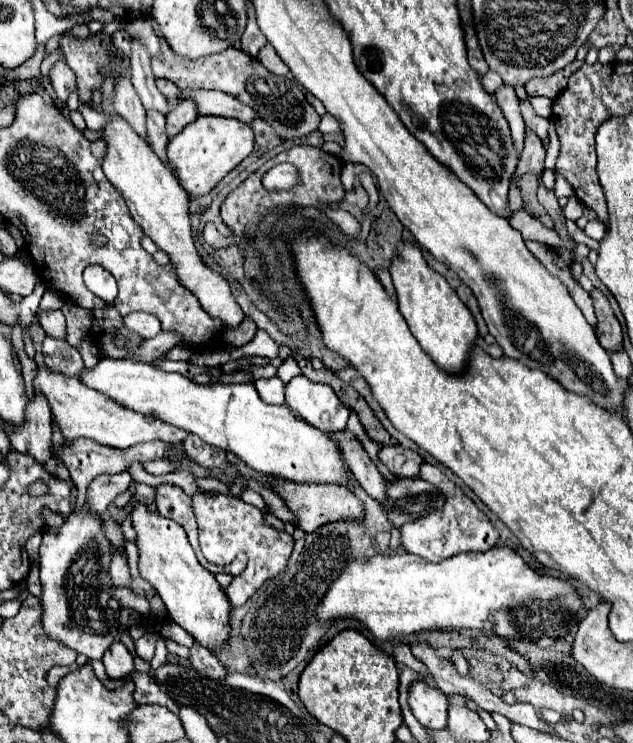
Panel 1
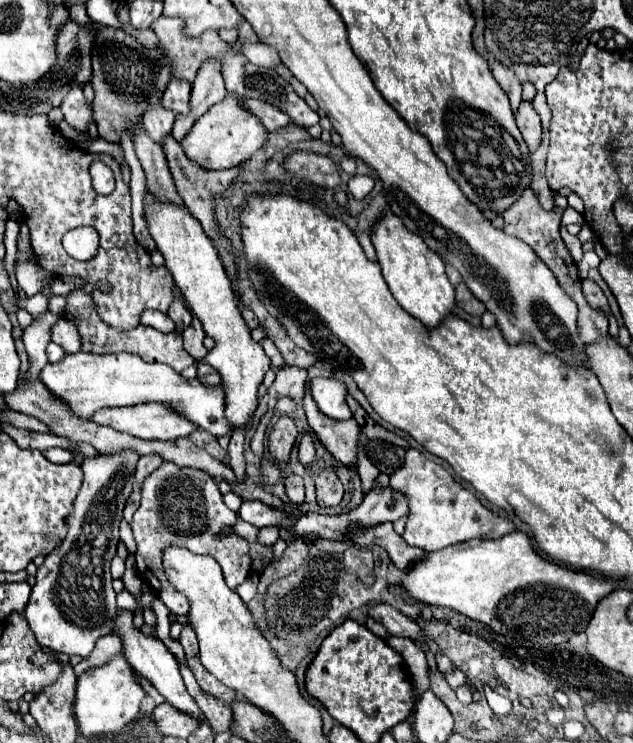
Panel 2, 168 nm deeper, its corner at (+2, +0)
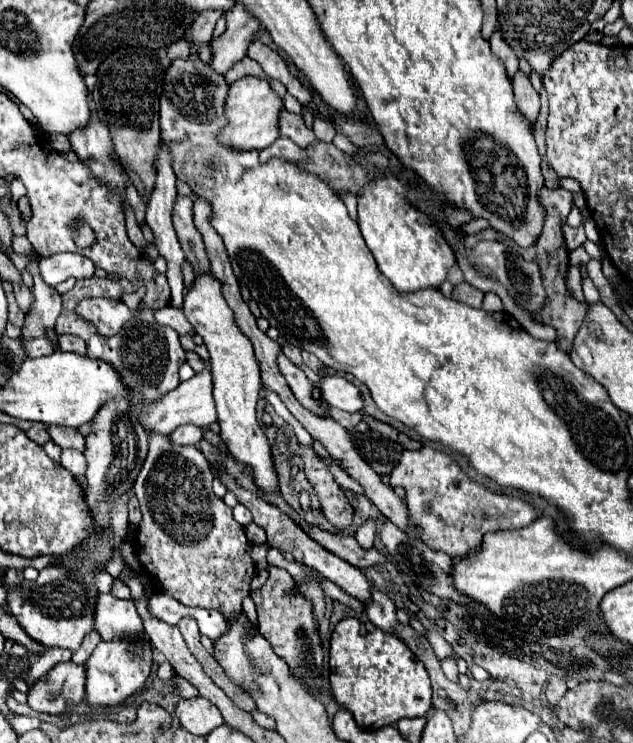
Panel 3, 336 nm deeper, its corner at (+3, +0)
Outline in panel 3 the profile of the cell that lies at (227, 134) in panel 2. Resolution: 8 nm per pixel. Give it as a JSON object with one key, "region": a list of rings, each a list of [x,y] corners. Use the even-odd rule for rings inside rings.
{"region":[[[241,78],[235,84],[229,86],[229,94],[225,98],[225,118],[227,126],[219,130],[217,138],[223,146],[237,150],[237,152],[249,152],[249,150],[263,150],[271,146],[279,138],[279,110],[283,108],[283,100],[271,92],[269,84],[259,78]]]}

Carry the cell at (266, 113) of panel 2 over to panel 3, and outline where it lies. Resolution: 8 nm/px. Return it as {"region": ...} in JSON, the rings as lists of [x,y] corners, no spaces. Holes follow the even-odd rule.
{"region":[[[285,108],[279,114],[279,134],[291,138],[301,148],[307,148],[315,140],[315,134],[305,126],[301,114],[287,112]]]}

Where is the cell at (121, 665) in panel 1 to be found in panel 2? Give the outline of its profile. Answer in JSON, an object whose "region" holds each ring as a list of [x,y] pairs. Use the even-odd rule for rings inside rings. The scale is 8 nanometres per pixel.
{"region":[[[116,634],[102,636],[100,640],[96,640],[96,648],[92,650],[92,656],[86,656],[86,658],[82,658],[78,664],[74,664],[74,672],[76,672],[76,676],[80,676],[80,674],[86,672],[88,668],[106,664],[106,662],[108,662],[112,656],[116,656],[116,654],[122,654],[120,638],[118,638]]]}

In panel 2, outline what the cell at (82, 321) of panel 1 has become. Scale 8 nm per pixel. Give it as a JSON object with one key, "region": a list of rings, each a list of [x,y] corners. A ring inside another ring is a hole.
{"region":[[[50,294],[50,300],[48,300],[48,310],[56,312],[56,314],[64,314],[64,308],[66,308],[66,296],[58,296],[58,294]]]}

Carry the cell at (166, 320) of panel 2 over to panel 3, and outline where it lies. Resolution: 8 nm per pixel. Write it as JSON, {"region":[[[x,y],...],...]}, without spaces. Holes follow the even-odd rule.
{"region":[[[165,306],[159,312],[155,312],[155,320],[159,324],[163,324],[163,326],[171,326],[179,334],[189,334],[193,330],[191,324],[187,322],[185,314],[181,310],[177,310],[177,308],[171,308],[171,306]]]}

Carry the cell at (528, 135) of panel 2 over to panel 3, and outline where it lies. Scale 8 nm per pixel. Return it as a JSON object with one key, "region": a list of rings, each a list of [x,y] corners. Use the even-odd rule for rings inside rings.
{"region":[[[521,72],[515,74],[513,80],[513,92],[515,92],[515,104],[521,112],[521,116],[533,126],[539,114],[539,94],[533,90],[529,78]]]}

